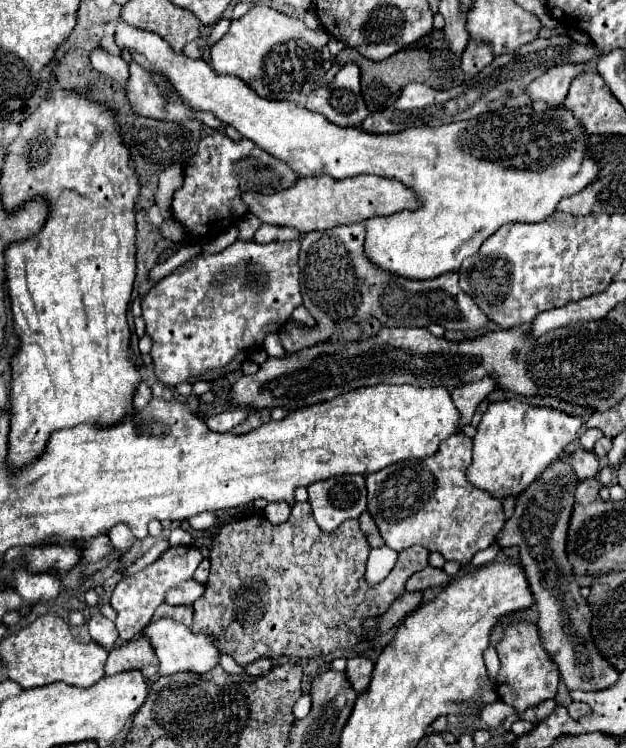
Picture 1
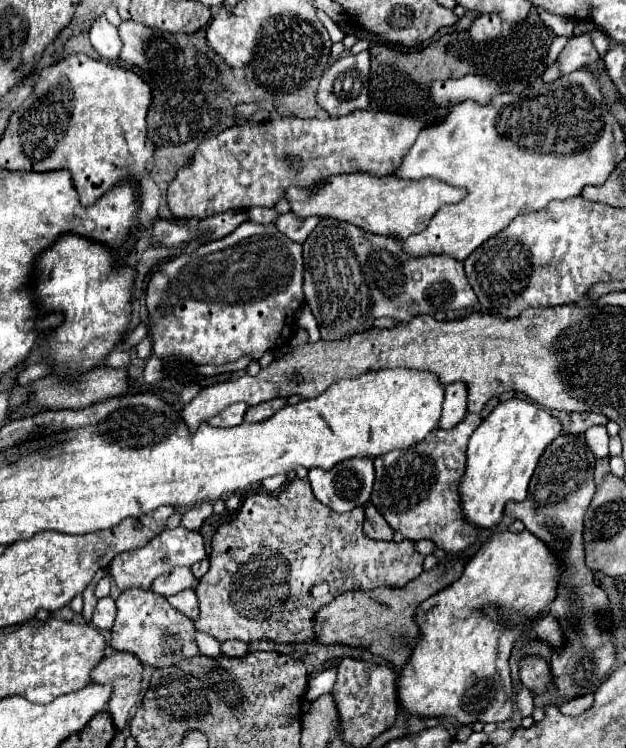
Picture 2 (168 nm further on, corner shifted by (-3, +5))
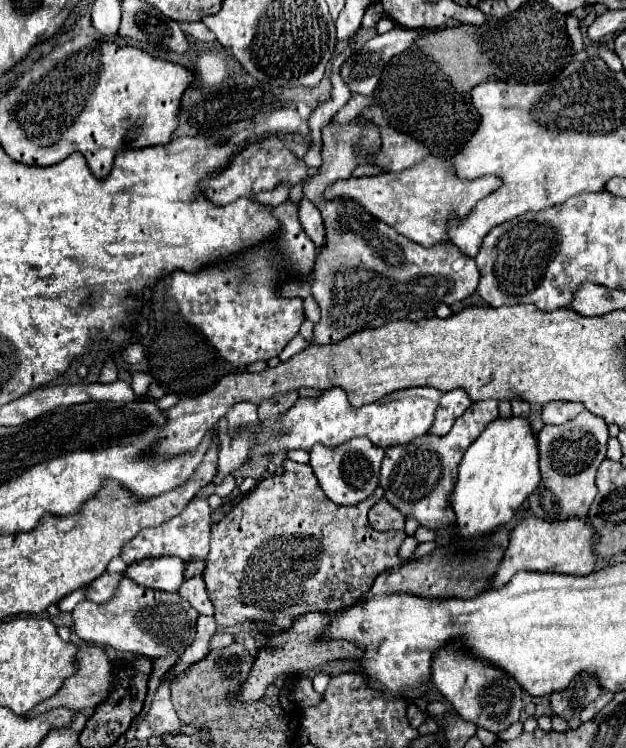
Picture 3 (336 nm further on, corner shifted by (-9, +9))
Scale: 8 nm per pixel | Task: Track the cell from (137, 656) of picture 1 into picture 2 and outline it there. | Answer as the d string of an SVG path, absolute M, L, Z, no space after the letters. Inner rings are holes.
M114 653L110 657L104 657L92 669L90 681L112 687L108 711L114 717L116 729L122 731L126 727L130 709L138 701L140 681L142 681L142 663L132 653Z

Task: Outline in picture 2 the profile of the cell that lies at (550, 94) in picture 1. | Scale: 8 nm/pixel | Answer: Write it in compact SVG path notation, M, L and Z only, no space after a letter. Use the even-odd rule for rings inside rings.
M580 35L580 37L570 37L568 45L564 47L564 51L560 53L560 69L562 75L572 73L576 69L588 67L592 63L596 63L600 59L600 55L596 53L590 35Z

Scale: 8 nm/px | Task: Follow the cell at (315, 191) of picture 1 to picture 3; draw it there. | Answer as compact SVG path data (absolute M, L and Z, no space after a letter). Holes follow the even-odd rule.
M430 155L422 163L398 173L382 173L372 177L348 177L348 179L336 181L326 189L324 197L328 201L334 197L348 197L360 203L372 217L384 221L386 225L390 225L410 241L422 247L432 247L434 243L448 241L446 219L450 211L456 211L460 215L470 213L470 209L480 199L496 191L496 187L500 187L500 181L494 175L486 175L472 181L460 181L446 169L442 159L436 159Z

